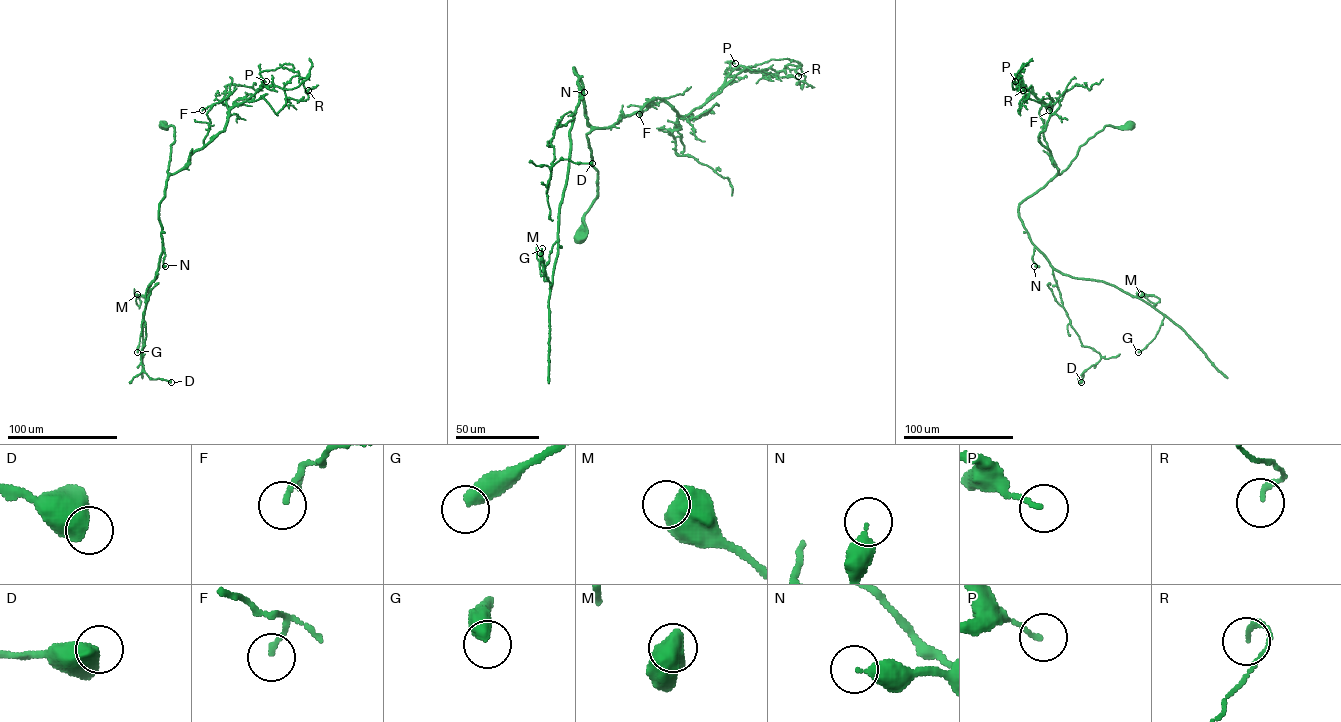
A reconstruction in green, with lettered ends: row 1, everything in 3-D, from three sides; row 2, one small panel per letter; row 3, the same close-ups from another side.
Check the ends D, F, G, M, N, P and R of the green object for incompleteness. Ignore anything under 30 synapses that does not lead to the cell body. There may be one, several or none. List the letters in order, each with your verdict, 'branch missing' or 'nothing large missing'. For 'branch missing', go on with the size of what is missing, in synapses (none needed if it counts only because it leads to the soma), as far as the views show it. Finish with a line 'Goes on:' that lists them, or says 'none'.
D: nothing large missing
F: nothing large missing
G: nothing large missing
M: nothing large missing
N: nothing large missing
P: nothing large missing
R: nothing large missing
Goes on: none

